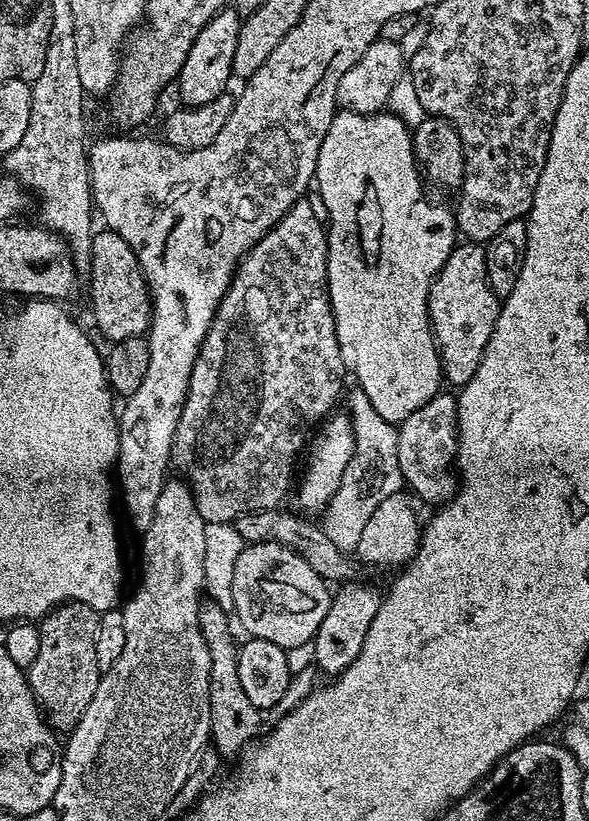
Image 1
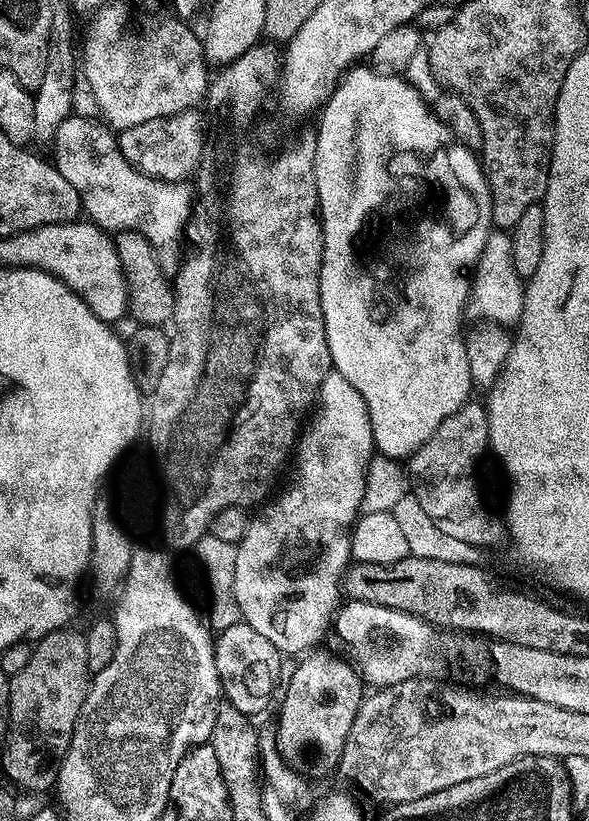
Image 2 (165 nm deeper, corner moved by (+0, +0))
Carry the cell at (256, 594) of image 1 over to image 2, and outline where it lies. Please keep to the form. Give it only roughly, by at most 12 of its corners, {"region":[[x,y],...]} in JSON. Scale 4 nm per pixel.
{"region":[[329,370],[296,477],[236,544],[243,623],[304,654],[333,621],[372,423]]}

